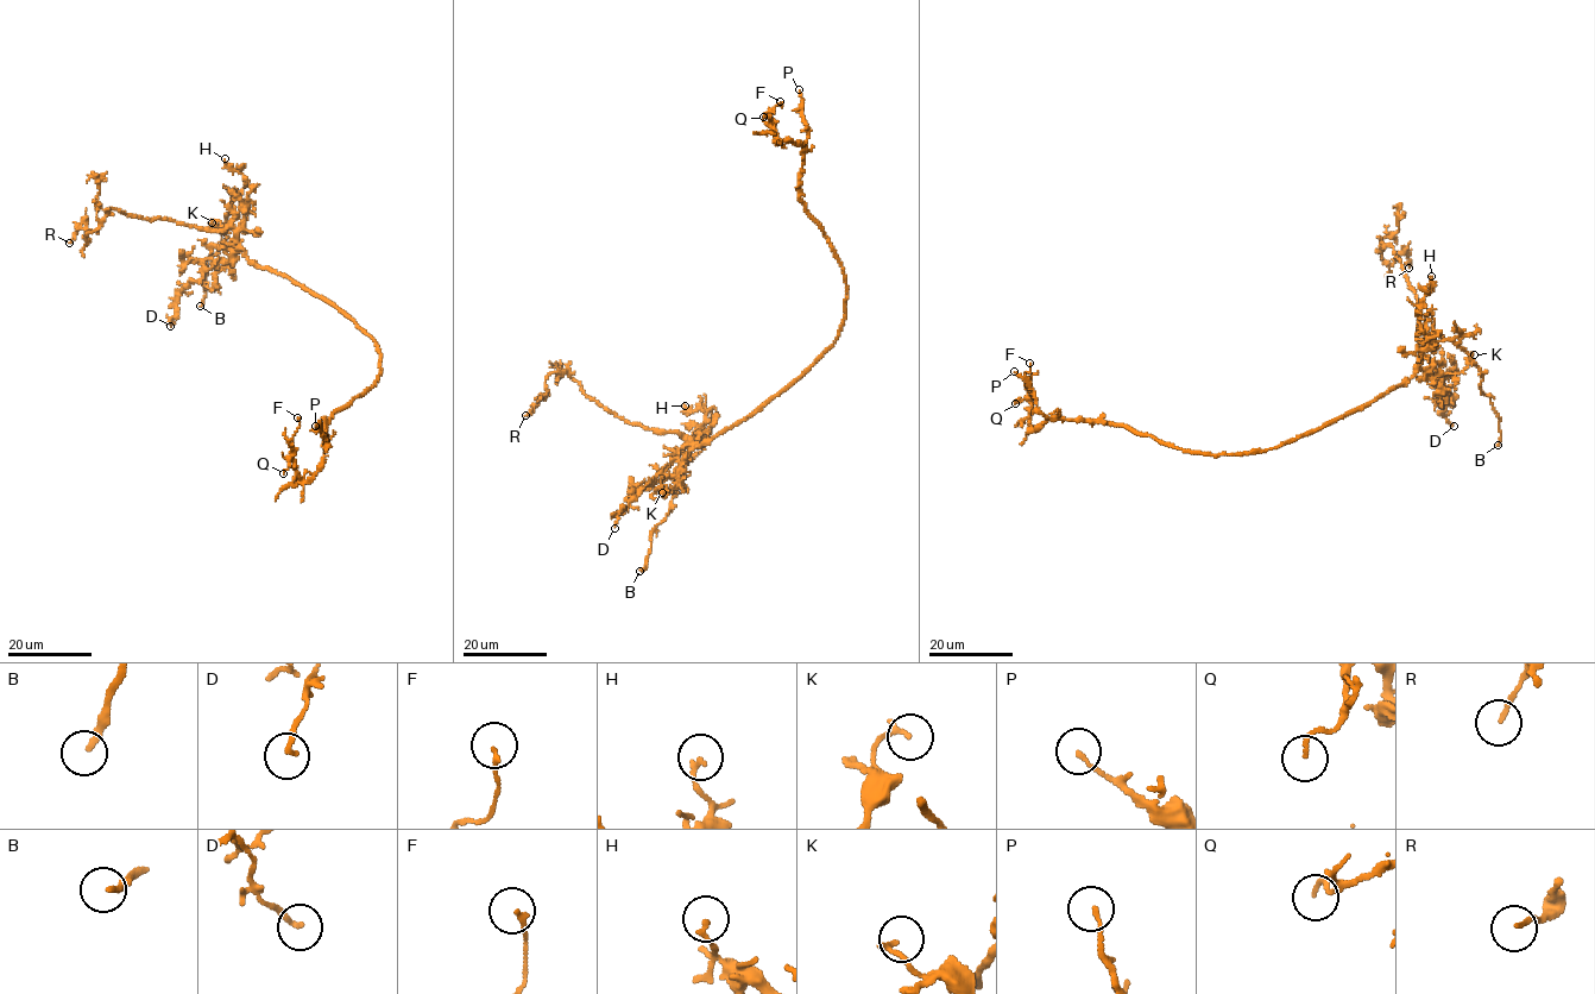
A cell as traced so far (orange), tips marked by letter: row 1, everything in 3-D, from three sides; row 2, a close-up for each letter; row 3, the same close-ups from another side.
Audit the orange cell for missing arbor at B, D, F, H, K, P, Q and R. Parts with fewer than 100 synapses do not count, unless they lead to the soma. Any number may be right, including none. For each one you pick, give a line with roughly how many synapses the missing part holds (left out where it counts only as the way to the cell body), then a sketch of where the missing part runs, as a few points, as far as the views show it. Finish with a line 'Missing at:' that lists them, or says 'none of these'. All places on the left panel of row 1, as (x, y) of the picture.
B: course (200, 306), (190, 366), (169, 394), (180, 409), (178, 419), (194, 435), (184, 453), (231, 459), (245, 451)
Missing at: B

